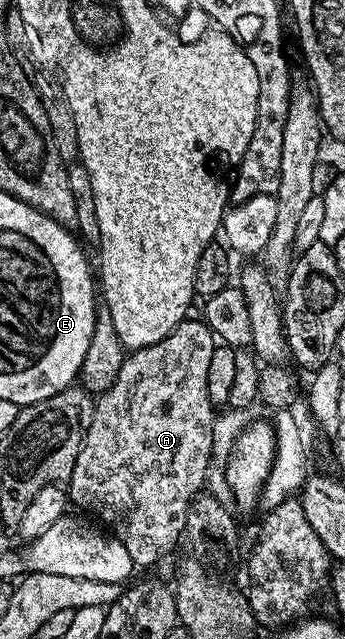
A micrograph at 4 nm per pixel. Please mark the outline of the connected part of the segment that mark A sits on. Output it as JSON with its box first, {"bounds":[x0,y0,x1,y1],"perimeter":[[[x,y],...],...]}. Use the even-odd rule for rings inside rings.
{"bounds":[68,318,216,569],"perimeter":[[[187,318],[160,342],[133,349],[123,359],[112,386],[97,397],[90,424],[76,454],[68,481],[68,496],[73,507],[75,504],[91,512],[99,525],[107,524],[113,539],[128,550],[128,558],[132,558],[139,569],[156,563],[161,552],[168,551],[180,540],[190,499],[205,485],[202,483],[214,451],[216,412],[208,398],[208,362],[215,347],[216,337],[209,326],[201,319]]]}

